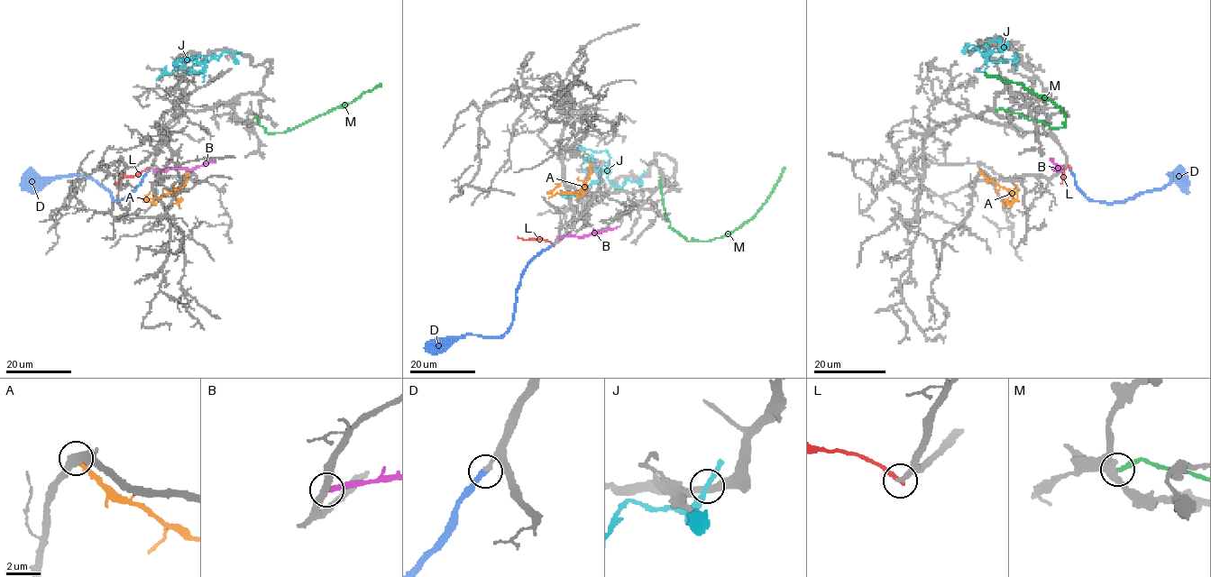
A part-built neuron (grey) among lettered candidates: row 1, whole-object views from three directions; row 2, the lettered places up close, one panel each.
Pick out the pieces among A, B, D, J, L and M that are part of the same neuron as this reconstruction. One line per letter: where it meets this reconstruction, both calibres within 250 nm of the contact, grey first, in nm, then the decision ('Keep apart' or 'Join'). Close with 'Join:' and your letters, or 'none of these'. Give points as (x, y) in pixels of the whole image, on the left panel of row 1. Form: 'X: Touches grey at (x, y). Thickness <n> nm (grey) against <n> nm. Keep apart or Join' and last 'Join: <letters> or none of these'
A: Touches grey at (187, 173). Thickness 440 nm (grey) against 340 nm. Keep apart
B: Touches grey at (154, 170). Thickness 360 nm (grey) against 380 nm. Keep apart
D: Touches grey at (149, 170). Thickness 220 nm (grey) against 300 nm. Join
J: Touches grey at (238, 53). Thickness 380 nm (grey) against 280 nm. Keep apart
L: Touches grey at (150, 169). Thickness 280 nm (grey) against 280 nm. Keep apart
M: Touches grey at (256, 117). Thickness 460 nm (grey) against 240 nm. Keep apart
Join: D

